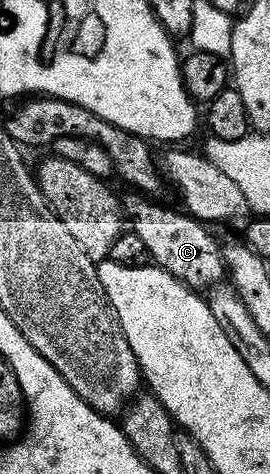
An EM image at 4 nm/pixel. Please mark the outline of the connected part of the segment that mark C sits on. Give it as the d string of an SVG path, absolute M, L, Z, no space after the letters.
M129 192L123 198L123 214L128 229L143 240L152 265L166 270L171 276L180 278L190 288L212 288L222 281L223 263L219 242L208 234L206 223L197 221L184 209L172 210L161 202L140 192Z

